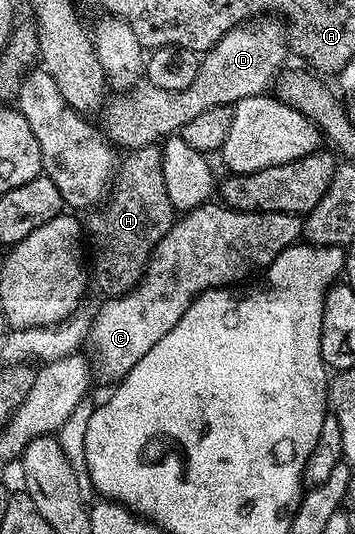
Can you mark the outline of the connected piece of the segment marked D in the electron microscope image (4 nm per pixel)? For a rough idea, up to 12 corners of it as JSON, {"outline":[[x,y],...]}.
{"outline":[[281,19],[236,24],[188,90],[135,86],[100,113],[126,150],[155,147],[283,71]]}

